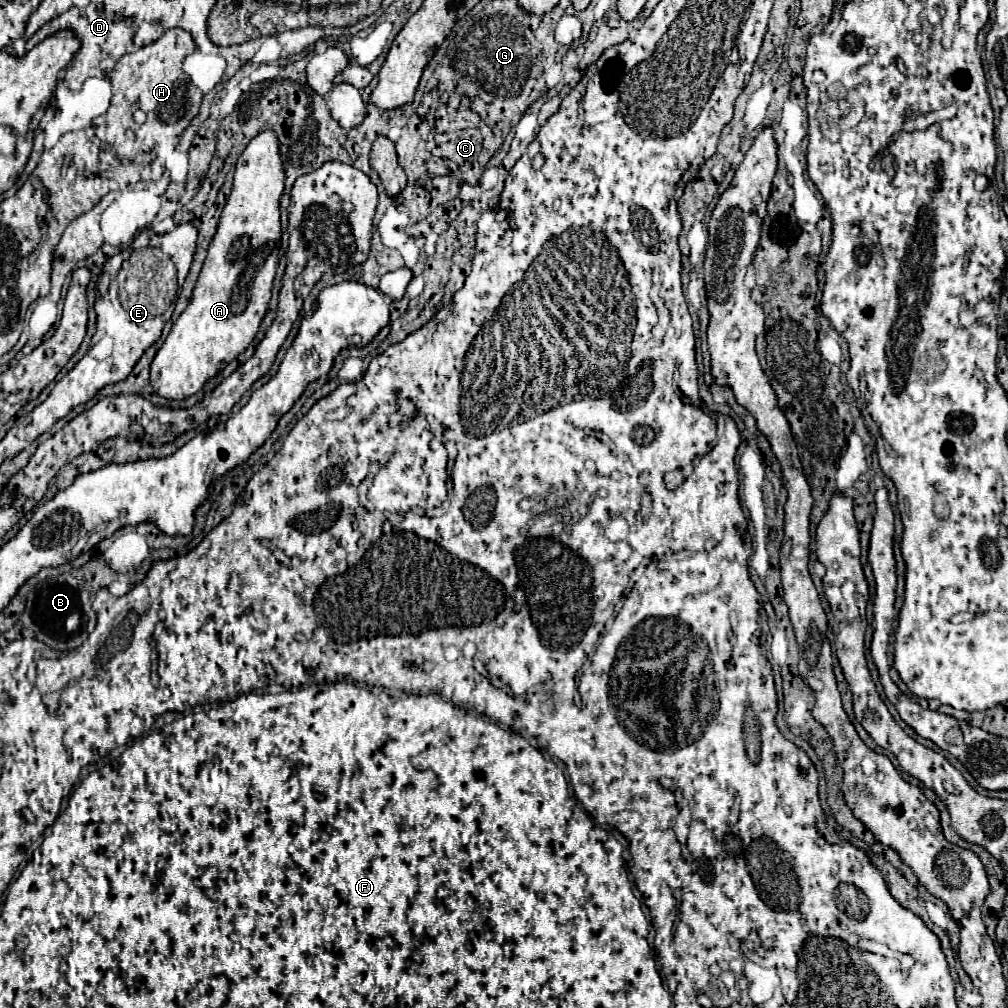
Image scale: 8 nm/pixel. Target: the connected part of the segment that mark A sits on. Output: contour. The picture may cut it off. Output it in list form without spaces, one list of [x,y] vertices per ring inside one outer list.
[[[265,130],[237,158],[233,188],[207,248],[193,296],[151,362],[149,382],[159,396],[185,400],[197,394],[209,378],[243,354],[255,338],[269,308],[279,258],[279,198],[283,182],[285,172],[275,134]]]

